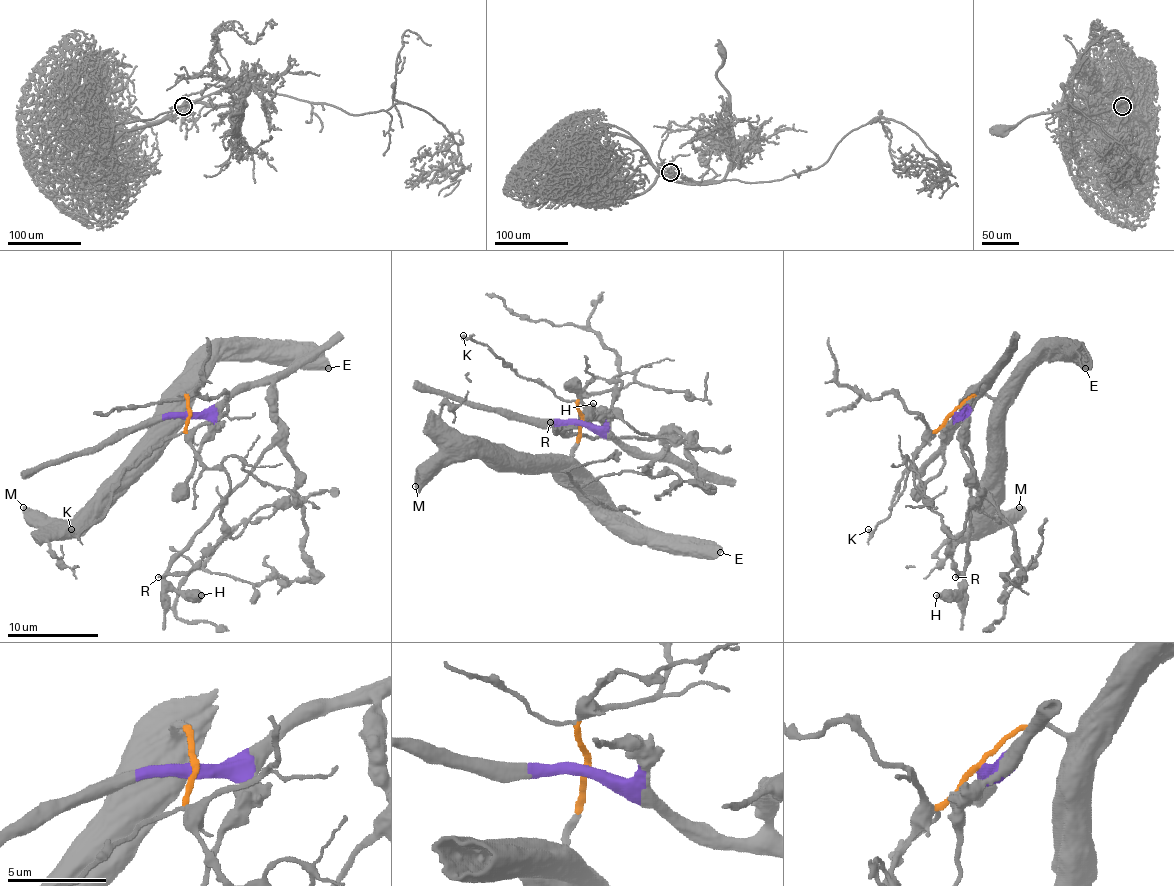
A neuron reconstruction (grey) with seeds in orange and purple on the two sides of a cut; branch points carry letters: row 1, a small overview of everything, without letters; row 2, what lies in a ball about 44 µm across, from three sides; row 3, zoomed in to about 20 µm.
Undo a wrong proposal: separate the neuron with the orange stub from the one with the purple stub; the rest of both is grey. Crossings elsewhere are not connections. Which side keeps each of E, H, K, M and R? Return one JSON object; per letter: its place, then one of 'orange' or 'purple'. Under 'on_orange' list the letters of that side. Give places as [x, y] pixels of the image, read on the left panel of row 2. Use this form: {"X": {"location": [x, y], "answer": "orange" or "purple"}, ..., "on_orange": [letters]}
{"E": {"location": [328, 368], "answer": "orange"}, "H": {"location": [201, 595], "answer": "purple"}, "K": {"location": [71, 529], "answer": "orange"}, "M": {"location": [23, 507], "answer": "orange"}, "R": {"location": [158, 577], "answer": "orange"}, "on_orange": ["E", "K", "M", "R"]}

